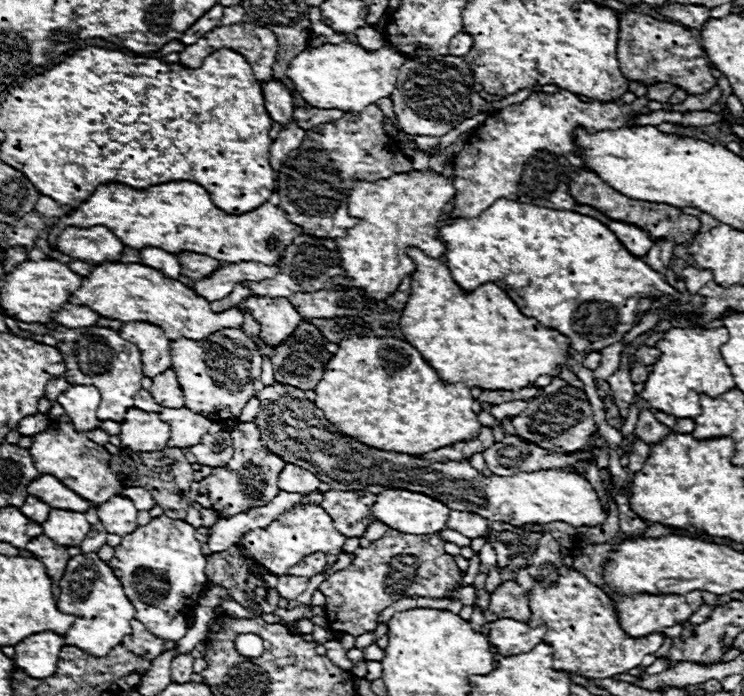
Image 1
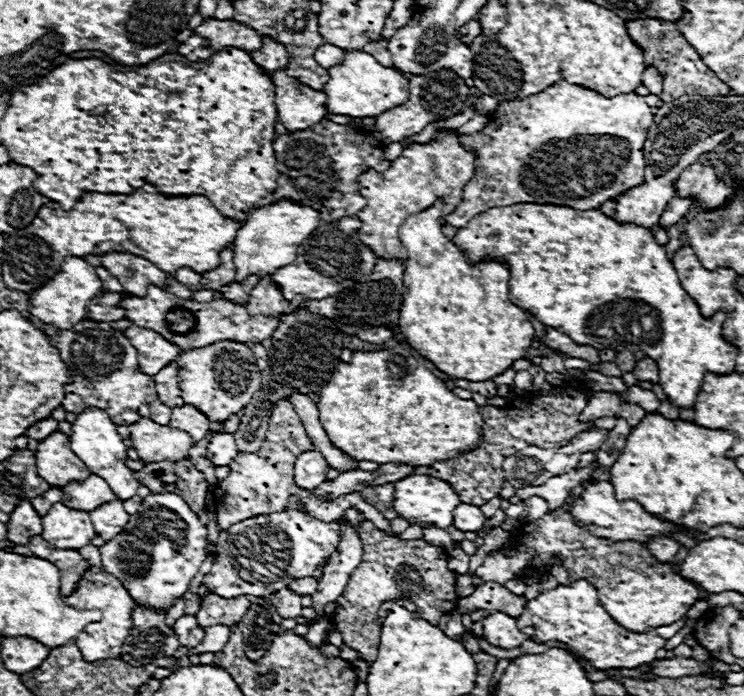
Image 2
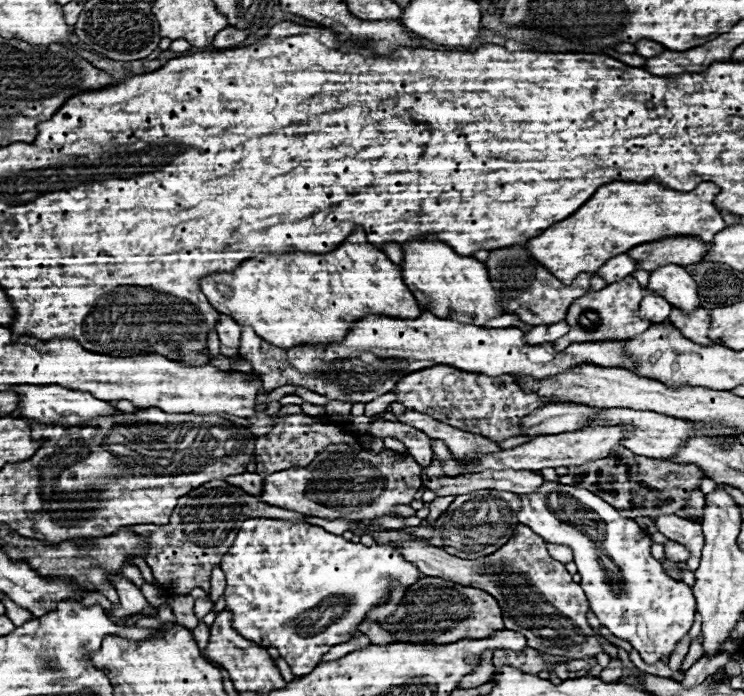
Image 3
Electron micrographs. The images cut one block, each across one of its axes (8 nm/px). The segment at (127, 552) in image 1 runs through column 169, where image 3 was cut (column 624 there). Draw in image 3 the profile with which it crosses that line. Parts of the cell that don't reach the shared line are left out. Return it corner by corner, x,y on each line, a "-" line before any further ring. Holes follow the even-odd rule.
544,482
538,492
522,494
520,500
522,510
518,512
518,520
522,524
530,526
546,542
568,544
574,550
574,562
582,576
580,586
600,624
612,630
616,638
630,642
649,665
670,656
692,628
696,600
690,586
670,578
650,554
650,546
654,544
650,534
584,488

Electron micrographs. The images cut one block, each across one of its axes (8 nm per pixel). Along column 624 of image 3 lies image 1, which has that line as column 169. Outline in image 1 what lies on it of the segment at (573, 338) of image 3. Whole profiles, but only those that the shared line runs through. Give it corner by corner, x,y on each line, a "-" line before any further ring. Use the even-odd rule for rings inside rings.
104,262
92,268
92,272
88,276
84,276
82,286
72,294
72,304
80,304
80,306
88,306
94,312
98,312
104,318
114,318
120,322
150,322
160,326
166,336
170,340
176,338
190,338
190,340
202,340
204,336
218,332
222,328
240,328
244,318
240,310
228,310
228,312
212,312
210,304
206,300
200,300
188,286
184,286
178,280
172,280
168,276
162,276
160,272
142,266
142,264
122,264
122,262

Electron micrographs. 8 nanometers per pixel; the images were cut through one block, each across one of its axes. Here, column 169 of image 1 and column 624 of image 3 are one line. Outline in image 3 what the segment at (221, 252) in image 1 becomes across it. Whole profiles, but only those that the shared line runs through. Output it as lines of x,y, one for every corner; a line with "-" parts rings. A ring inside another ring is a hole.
656,182
604,184
570,218
554,224
536,240
528,240
526,252
552,272
562,284
572,284
580,272
598,272
612,256
624,254
638,244
666,236
698,236
710,242
726,224
712,204
718,194
716,184
698,184
692,192
676,192

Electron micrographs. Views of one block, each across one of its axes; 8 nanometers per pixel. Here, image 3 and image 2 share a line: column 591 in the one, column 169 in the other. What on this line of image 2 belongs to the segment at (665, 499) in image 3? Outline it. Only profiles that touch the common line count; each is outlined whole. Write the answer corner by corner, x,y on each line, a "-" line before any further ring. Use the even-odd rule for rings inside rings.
180,460
180,464
146,464
144,470
134,472
134,476
152,492
176,492
184,496
186,504
196,514
206,508
208,482
190,460

